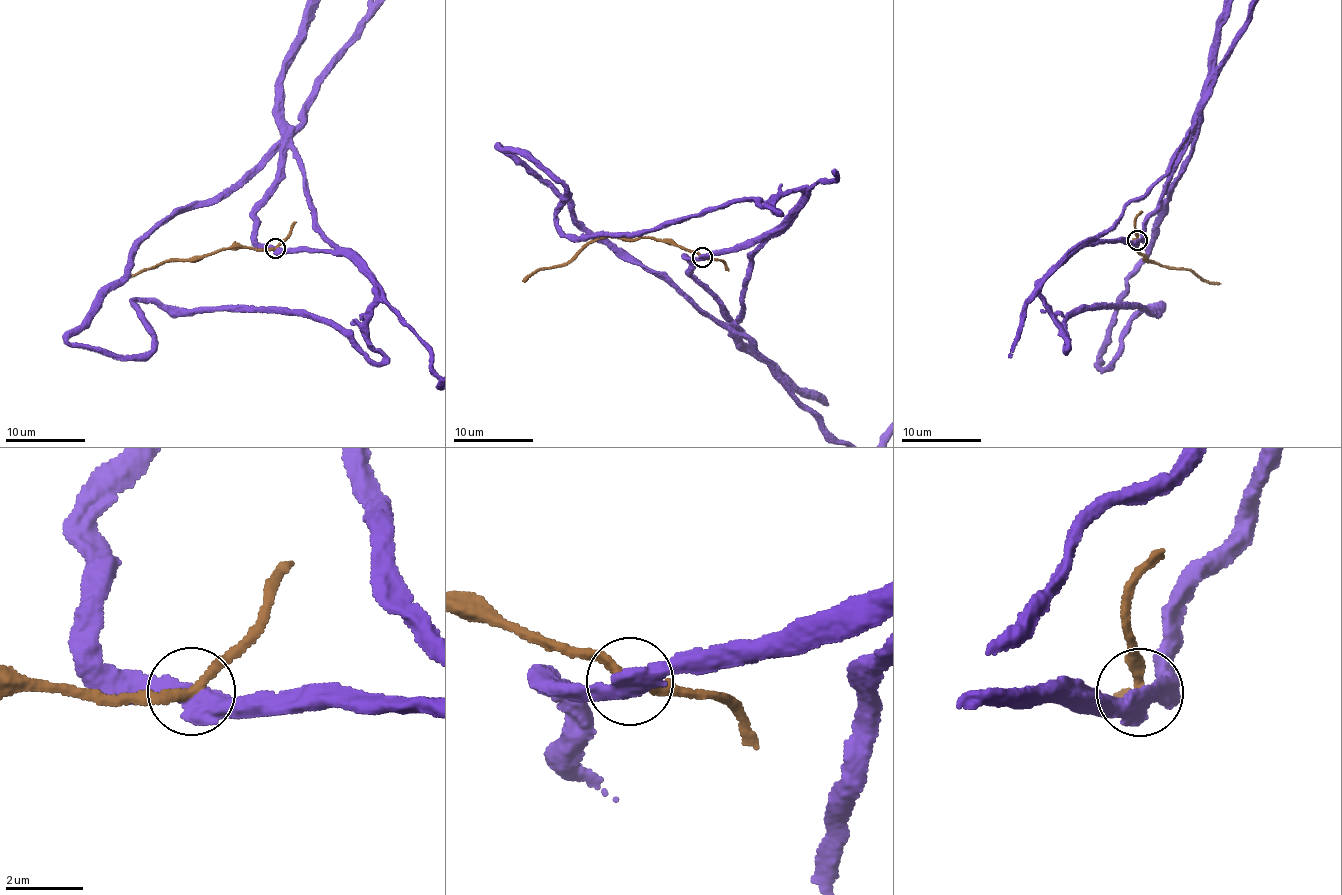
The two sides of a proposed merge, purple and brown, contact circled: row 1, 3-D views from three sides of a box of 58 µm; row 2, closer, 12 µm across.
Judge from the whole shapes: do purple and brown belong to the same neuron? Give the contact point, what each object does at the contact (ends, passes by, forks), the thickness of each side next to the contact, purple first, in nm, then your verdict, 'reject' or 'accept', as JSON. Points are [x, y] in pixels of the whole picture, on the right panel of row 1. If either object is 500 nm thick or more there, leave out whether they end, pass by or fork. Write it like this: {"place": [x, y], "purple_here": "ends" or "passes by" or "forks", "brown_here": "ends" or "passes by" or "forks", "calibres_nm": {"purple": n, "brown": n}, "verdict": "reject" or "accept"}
{"place": [1137, 240], "purple_here": "passes by", "brown_here": "passes by", "calibres_nm": {"purple": 460, "brown": 240}, "verdict": "reject"}

